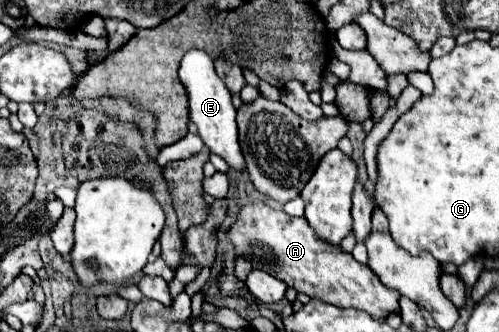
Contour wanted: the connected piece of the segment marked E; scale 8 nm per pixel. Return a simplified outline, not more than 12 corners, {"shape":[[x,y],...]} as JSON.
{"shape":[[200,49],[180,79],[204,145],[246,171],[232,95]]}

